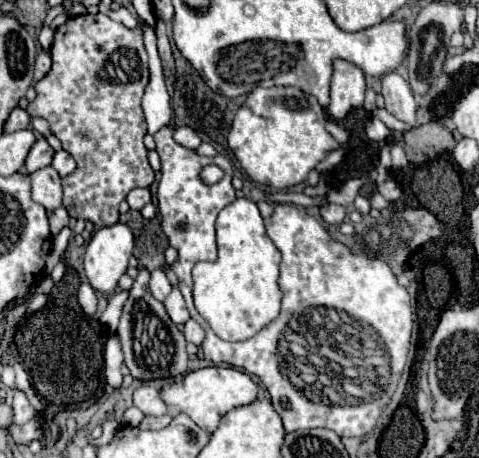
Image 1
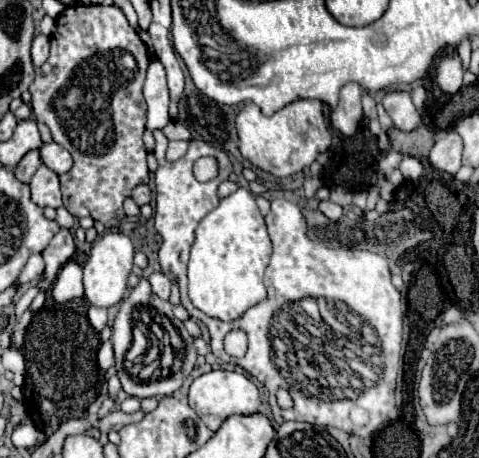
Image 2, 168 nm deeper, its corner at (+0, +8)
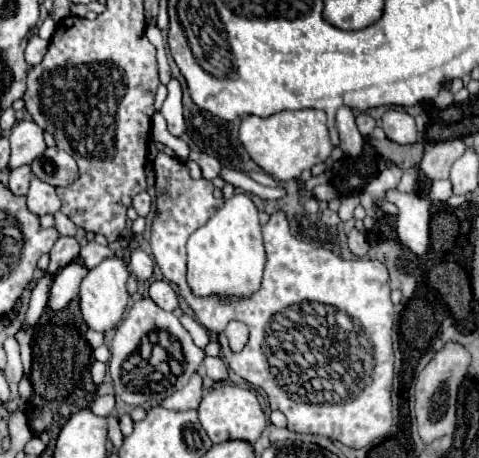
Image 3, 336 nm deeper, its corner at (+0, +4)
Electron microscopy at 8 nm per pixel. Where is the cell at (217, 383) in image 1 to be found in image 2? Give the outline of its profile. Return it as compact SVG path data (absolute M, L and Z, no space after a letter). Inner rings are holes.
M211 370L195 378L189 386L189 406L197 412L197 416L215 432L221 422L231 414L251 414L261 408L257 386L241 372L229 370Z

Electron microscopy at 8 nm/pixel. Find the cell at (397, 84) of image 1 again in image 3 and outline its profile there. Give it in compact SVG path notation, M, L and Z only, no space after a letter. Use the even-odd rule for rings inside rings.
M389 110L389 112L383 114L381 122L383 122L385 136L387 136L391 142L397 142L397 144L415 144L415 142L417 142L415 120L413 120L413 116L409 116L407 112Z

